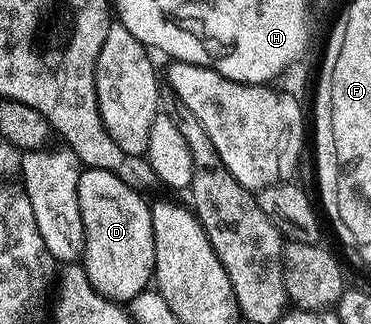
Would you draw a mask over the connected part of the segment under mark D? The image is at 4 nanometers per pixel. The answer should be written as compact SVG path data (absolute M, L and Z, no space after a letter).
M83 168L79 172L78 202L86 240L84 268L95 291L110 301L130 302L133 297L147 289L154 276L151 202L145 201L142 197L145 196L139 190L128 187L128 183L120 183L120 179L116 179L116 175L112 175L112 171Z

